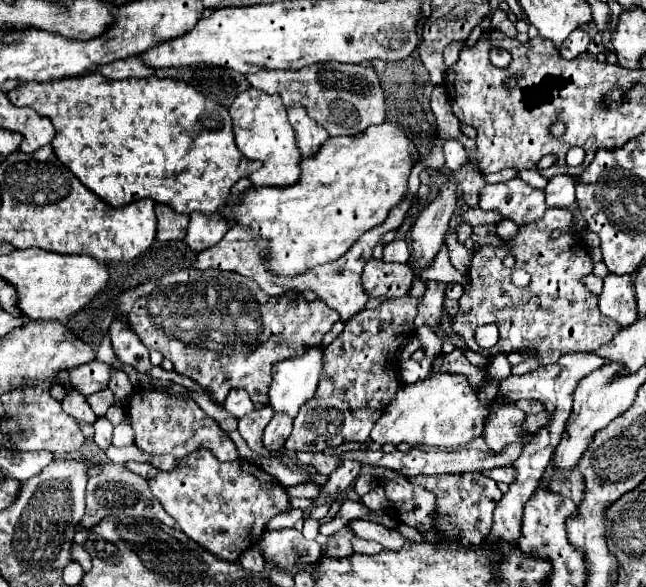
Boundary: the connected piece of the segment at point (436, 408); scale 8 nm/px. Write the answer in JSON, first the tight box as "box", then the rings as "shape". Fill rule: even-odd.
{"box":[370,371,508,449],"shape":[[[434,371],[424,381],[412,385],[400,385],[400,391],[396,391],[396,399],[388,403],[384,415],[376,421],[370,439],[380,445],[410,443],[410,445],[432,445],[442,449],[464,447],[470,439],[484,435],[484,423],[488,419],[488,413],[492,413],[492,405],[508,403],[502,395],[496,395],[492,403],[482,403],[478,395],[480,391],[468,383],[466,375]]]}

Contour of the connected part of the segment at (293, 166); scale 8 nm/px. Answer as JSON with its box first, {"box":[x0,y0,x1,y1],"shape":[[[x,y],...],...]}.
{"box":[230,87,302,187],"shape":[[[250,87],[234,99],[230,107],[230,117],[234,125],[236,145],[242,151],[242,155],[246,155],[248,159],[262,161],[262,169],[254,171],[248,177],[252,187],[264,187],[264,185],[284,187],[300,179],[302,155],[296,147],[296,135],[292,131],[292,125],[288,123],[280,95],[268,95],[256,87]]]}

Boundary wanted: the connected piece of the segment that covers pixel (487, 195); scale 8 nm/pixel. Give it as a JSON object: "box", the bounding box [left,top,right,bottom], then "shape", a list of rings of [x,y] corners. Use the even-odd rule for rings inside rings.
{"box":[480,177,546,225],"shape":[[[518,177],[506,183],[486,185],[480,191],[480,207],[498,211],[516,225],[534,223],[546,211],[544,191],[530,187]]]}

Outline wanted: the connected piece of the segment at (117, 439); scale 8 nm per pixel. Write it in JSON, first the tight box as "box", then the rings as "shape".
{"box":[114,415,134,447],"shape":[[[126,415],[126,419],[114,427],[114,447],[122,447],[122,445],[132,445],[134,443],[134,431],[132,431],[132,423]]]}

